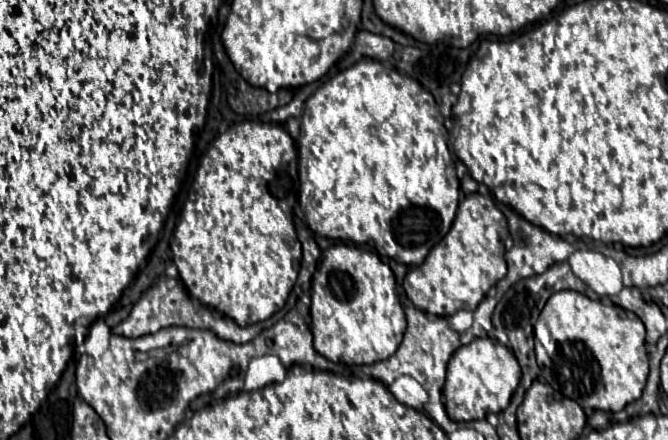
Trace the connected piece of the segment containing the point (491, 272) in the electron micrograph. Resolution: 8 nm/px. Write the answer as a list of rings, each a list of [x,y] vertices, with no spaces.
[[[478,193],[467,195],[458,207],[458,215],[456,215],[448,235],[428,253],[426,261],[420,267],[414,267],[408,271],[408,275],[404,279],[404,289],[406,289],[408,299],[418,309],[432,313],[432,315],[440,315],[440,317],[452,317],[460,309],[474,311],[478,307],[478,303],[484,299],[484,295],[488,293],[488,289],[506,275],[505,247],[502,240],[508,237],[508,232],[506,218],[492,197]]]

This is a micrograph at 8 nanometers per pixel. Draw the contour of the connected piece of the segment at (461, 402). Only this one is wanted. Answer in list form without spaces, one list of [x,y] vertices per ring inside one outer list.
[[[490,337],[474,339],[462,345],[450,359],[444,385],[444,405],[452,421],[486,419],[488,413],[500,413],[508,407],[510,397],[520,381],[520,365],[512,351]]]

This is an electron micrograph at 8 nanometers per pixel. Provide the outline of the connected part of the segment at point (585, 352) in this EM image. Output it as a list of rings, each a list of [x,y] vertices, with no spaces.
[[[558,291],[542,309],[534,325],[534,335],[552,358],[552,365],[542,367],[542,377],[580,407],[616,413],[642,395],[648,377],[648,353],[644,347],[646,329],[632,311],[624,311],[618,305],[604,305],[600,300],[592,300],[576,291]]]

